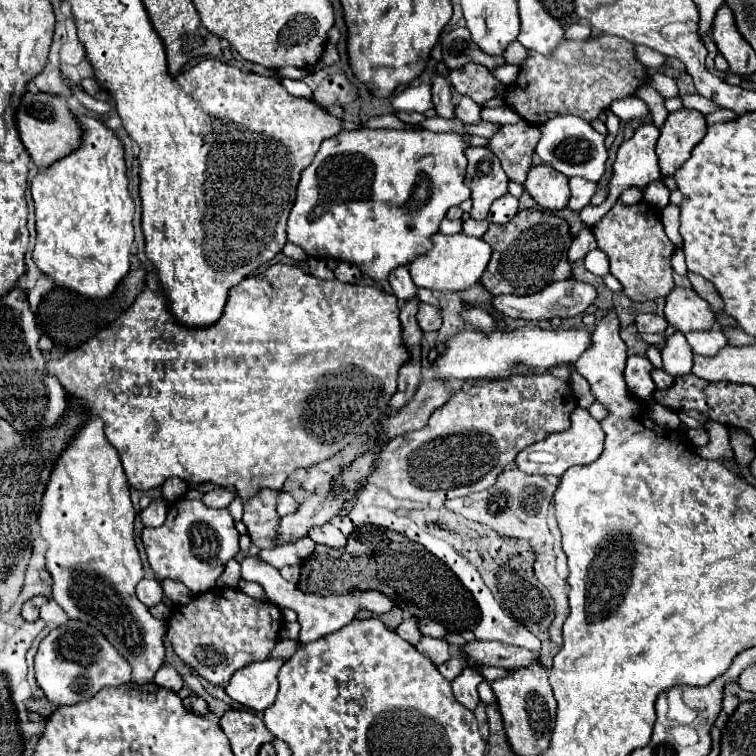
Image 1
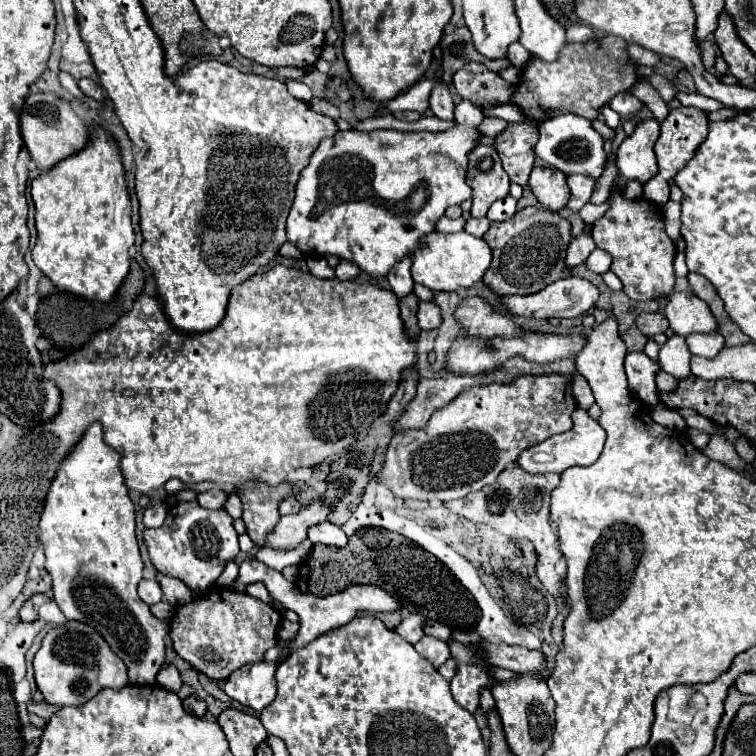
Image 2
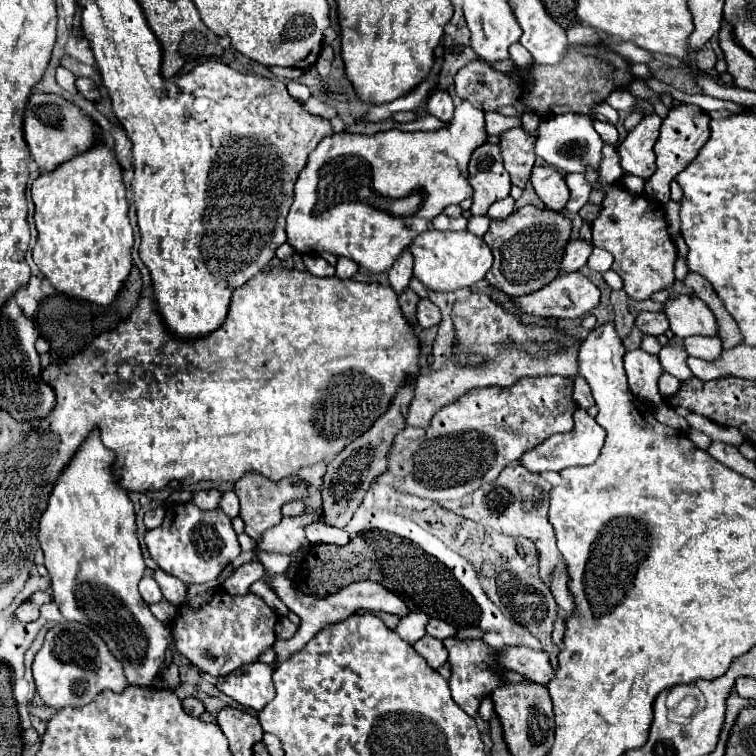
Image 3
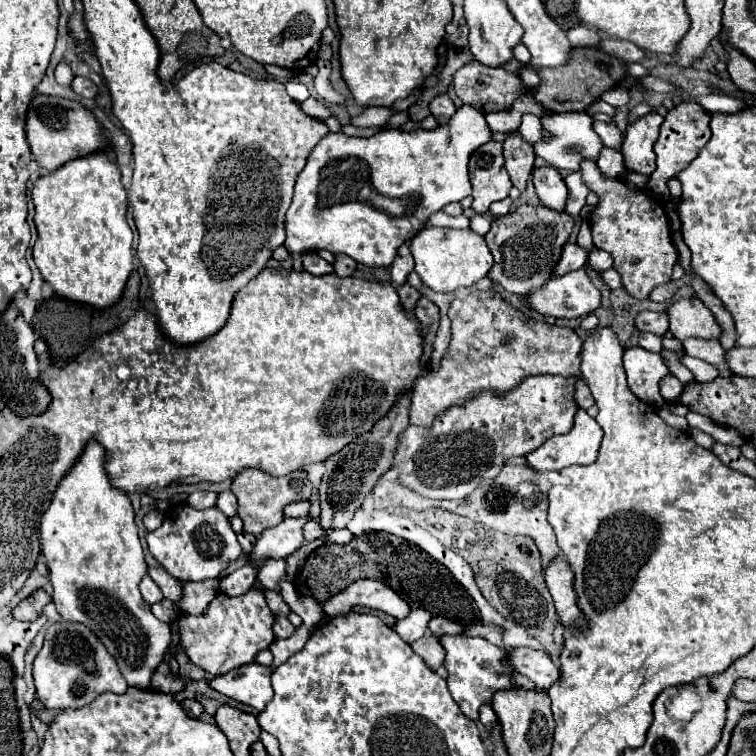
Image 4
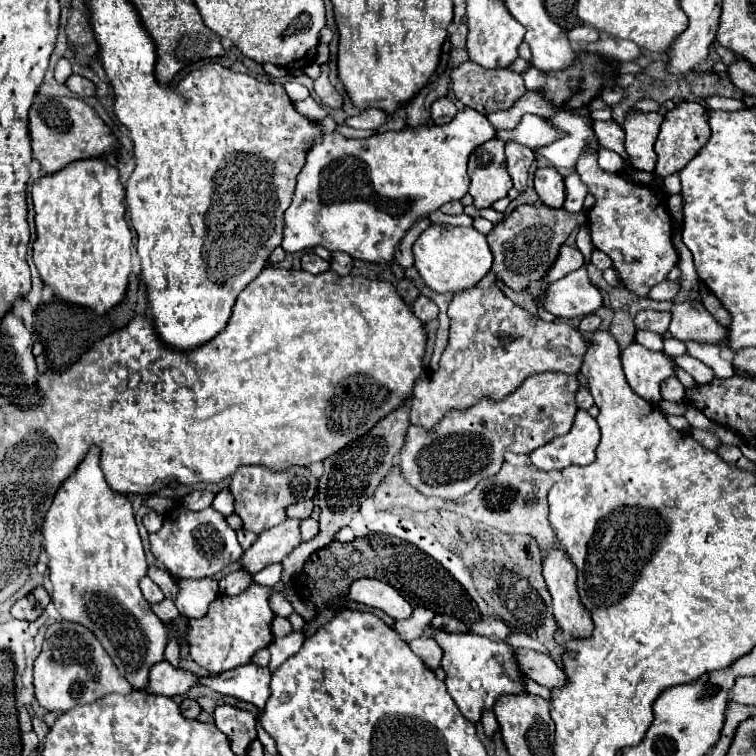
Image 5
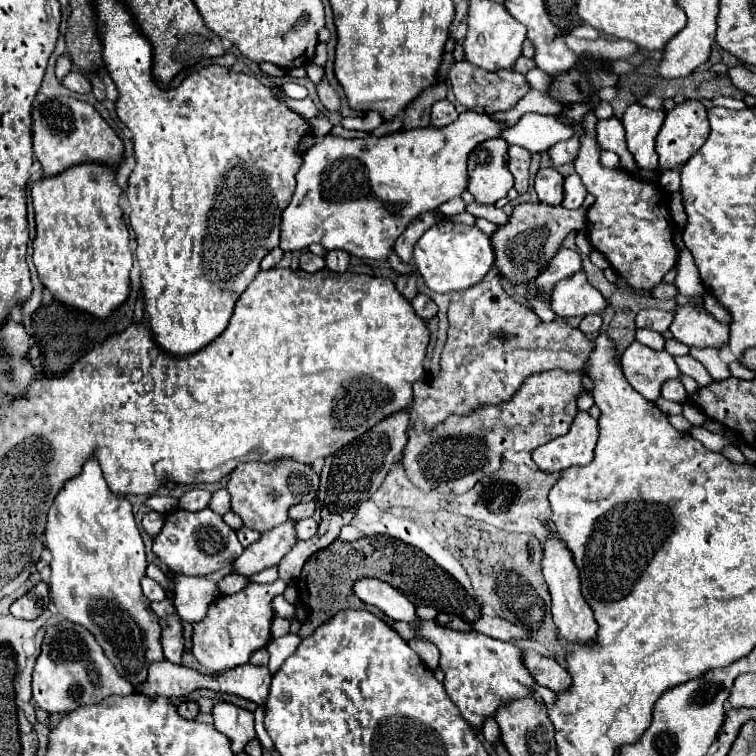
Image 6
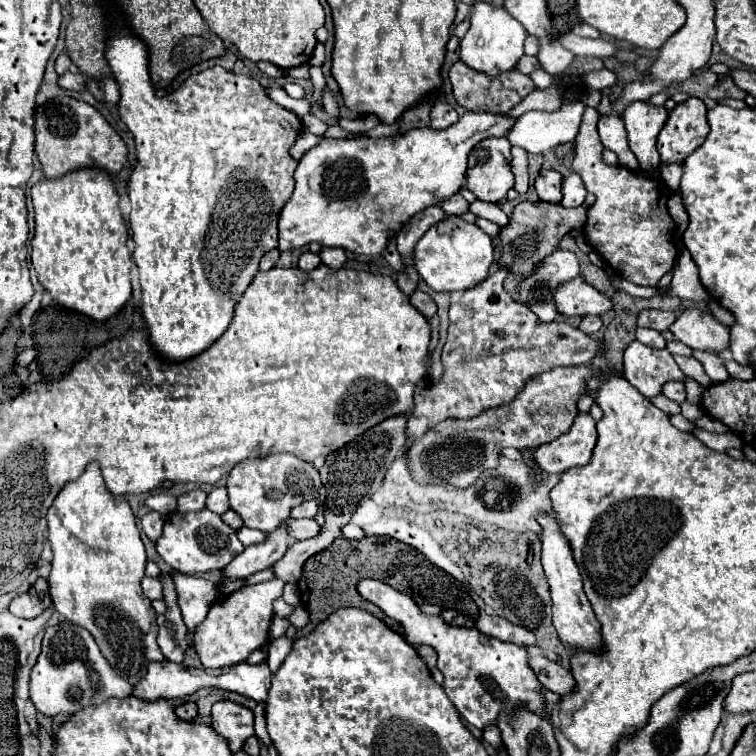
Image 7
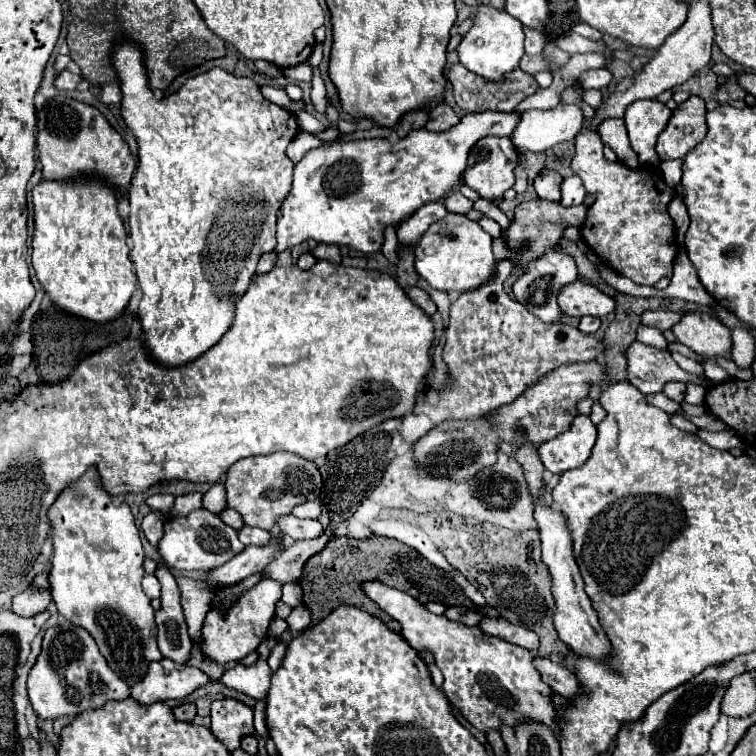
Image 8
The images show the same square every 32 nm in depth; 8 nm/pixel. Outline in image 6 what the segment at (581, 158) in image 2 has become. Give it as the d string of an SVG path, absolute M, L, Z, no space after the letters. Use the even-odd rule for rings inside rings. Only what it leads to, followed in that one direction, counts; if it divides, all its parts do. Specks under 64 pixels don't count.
M558 116L558 120L566 126L570 126L574 130L572 138L568 140L562 140L562 142L556 142L554 146L550 146L546 150L548 158L554 162L554 166L564 166L564 164L574 164L574 160L578 158L578 150L580 150L580 140L582 136L586 134L584 126L582 126L582 120L572 120L572 118L566 118L566 116Z

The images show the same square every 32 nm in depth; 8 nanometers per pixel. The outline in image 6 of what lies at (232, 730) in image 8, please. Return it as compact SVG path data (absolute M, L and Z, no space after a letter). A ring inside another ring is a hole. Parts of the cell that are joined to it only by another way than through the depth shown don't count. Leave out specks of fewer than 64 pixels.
M222 702L214 706L212 718L214 718L216 730L230 740L230 748L234 754L244 752L244 746L248 744L248 740L256 738L254 714L248 710Z

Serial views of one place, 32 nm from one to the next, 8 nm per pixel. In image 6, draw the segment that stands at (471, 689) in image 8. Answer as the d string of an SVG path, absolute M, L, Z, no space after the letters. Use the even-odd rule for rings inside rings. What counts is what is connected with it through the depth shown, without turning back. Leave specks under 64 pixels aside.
M362 578L354 582L352 592L358 600L380 608L392 620L402 620L402 622L416 620L414 604L386 582L380 582L374 578ZM434 620L422 622L418 626L418 636L438 646L442 654L440 668L446 674L446 692L472 726L482 726L484 718L494 716L500 704L514 698L532 696L530 686L534 680L522 668L522 650L514 644L494 640L478 632L454 632L450 628L440 628L440 624L434 624Z

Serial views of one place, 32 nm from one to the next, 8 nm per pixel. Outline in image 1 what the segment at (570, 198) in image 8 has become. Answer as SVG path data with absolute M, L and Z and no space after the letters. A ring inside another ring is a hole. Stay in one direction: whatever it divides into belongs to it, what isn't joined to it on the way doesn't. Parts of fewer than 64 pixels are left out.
M570 178L570 190L572 190L572 196L570 196L568 208L580 212L584 206L590 204L598 186L594 182L588 182L588 180L582 180L582 178Z

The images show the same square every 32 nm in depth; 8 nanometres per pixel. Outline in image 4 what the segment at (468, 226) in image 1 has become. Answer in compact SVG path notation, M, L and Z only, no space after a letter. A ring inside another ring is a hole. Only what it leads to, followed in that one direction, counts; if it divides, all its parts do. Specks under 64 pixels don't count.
M476 214L476 216L470 220L470 230L472 230L472 228L474 228L474 232L478 232L480 236L484 236L484 234L490 230L490 218Z

